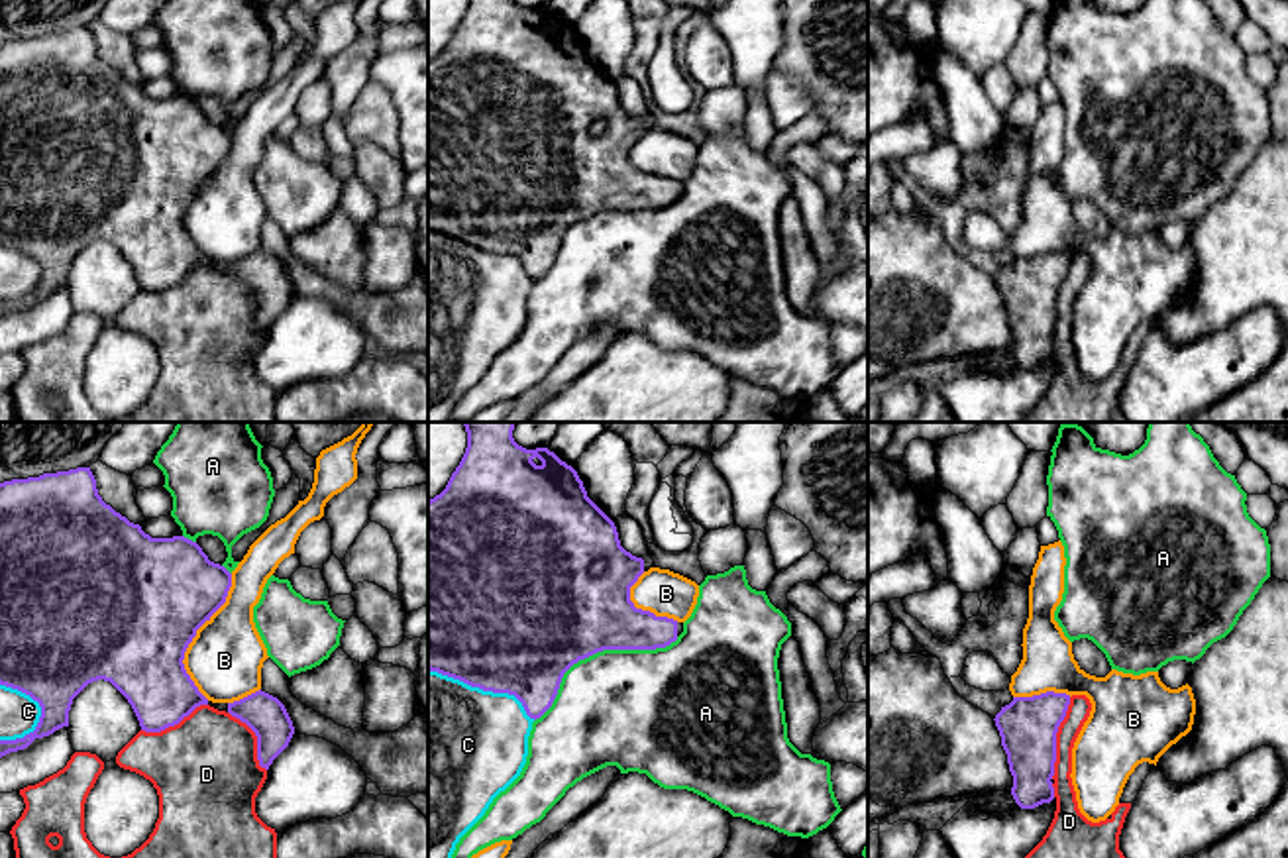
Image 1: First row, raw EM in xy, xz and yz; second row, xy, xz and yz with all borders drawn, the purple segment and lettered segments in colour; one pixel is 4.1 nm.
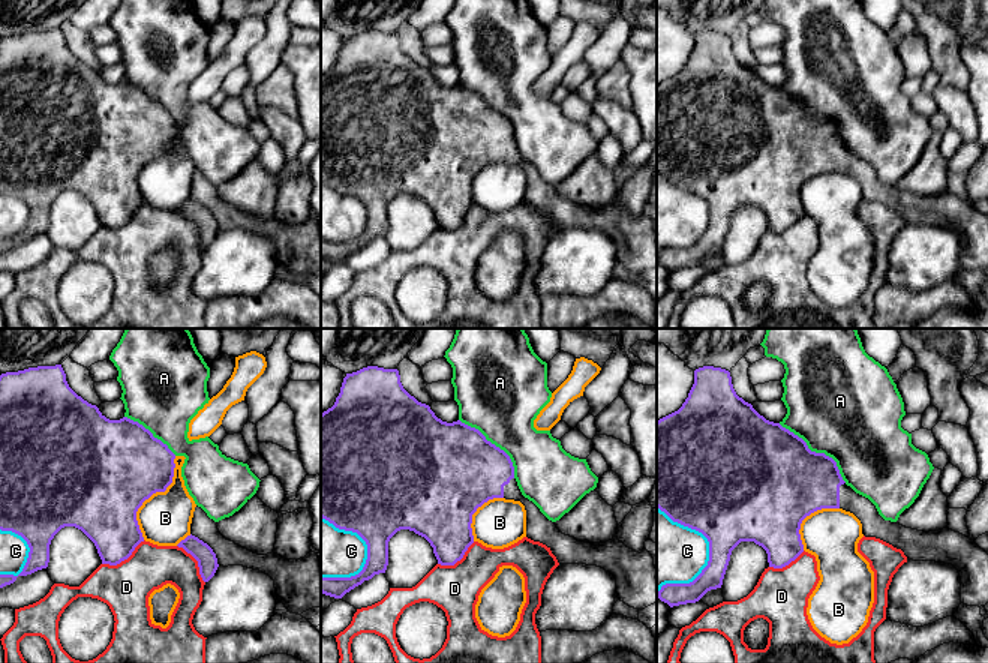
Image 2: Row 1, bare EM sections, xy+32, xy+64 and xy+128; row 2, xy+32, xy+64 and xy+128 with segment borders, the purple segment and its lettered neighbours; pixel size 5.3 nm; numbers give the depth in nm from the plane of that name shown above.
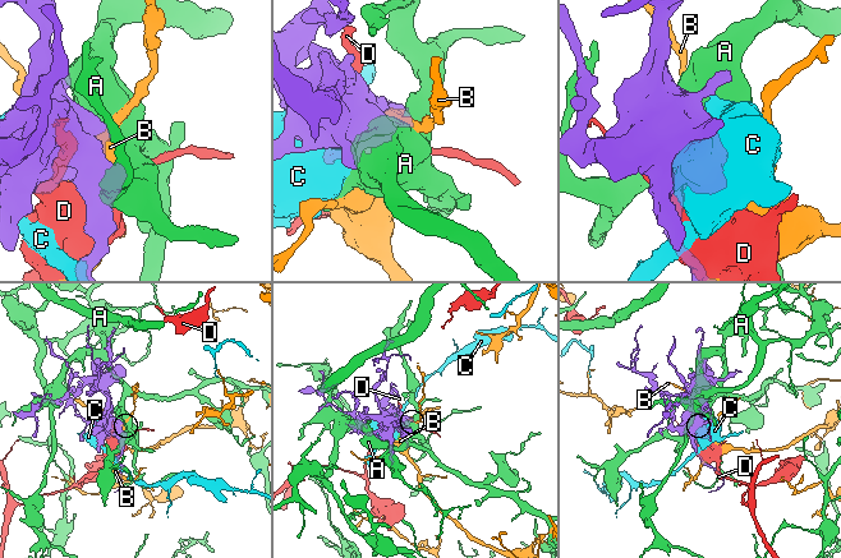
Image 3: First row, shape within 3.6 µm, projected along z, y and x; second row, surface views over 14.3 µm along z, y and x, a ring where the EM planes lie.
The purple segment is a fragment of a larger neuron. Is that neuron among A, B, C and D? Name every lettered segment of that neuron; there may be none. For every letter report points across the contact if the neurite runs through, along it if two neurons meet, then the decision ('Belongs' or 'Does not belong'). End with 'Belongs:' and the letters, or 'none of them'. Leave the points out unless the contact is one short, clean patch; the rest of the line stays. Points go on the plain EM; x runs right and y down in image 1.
A: Does not belong
B: Does not belong
C: Does not belong
D: Does not belong
Belongs: none of them

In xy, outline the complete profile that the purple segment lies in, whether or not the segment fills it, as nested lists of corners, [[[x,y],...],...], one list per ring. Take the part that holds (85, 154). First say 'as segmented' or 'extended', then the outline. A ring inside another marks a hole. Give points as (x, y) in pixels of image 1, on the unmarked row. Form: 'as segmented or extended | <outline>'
as segmented | [[[77,27],[69,31],[43,33],[39,37],[12,39],[0,43],[0,245],[18,249],[29,255],[41,267],[41,277],[33,293],[16,300],[0,300],[0,318],[27,308],[35,298],[53,295],[55,291],[69,287],[69,271],[73,259],[92,241],[110,241],[132,265],[141,291],[161,293],[179,285],[196,267],[208,265],[208,259],[198,251],[194,241],[185,230],[185,212],[196,190],[210,181],[210,177],[226,163],[232,147],[232,134],[208,120],[202,108],[185,98],[151,98],[139,84],[130,82],[102,61],[96,49],[96,39],[90,27]]]

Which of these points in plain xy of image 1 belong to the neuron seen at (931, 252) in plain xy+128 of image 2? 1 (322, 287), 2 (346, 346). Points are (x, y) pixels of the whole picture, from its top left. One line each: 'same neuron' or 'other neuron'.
1: other neuron
2: same neuron

